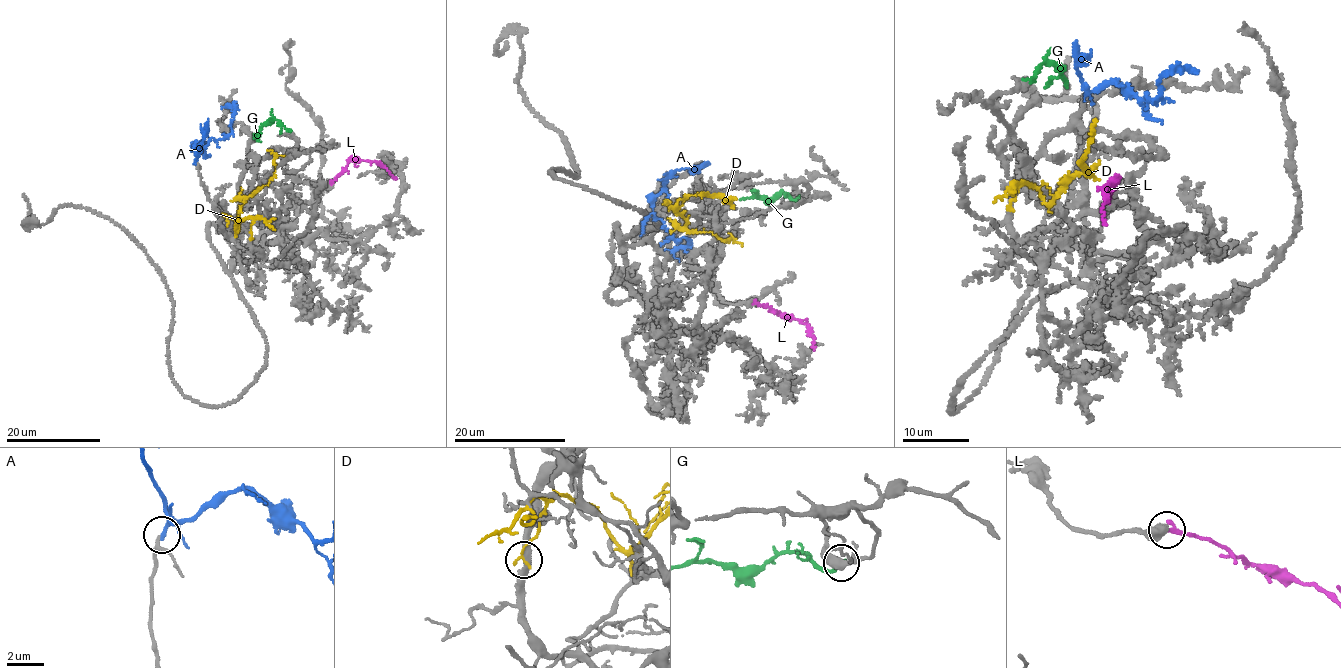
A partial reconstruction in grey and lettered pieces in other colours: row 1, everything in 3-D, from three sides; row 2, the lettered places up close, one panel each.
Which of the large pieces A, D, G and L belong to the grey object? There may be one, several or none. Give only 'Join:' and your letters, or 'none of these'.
Join: L

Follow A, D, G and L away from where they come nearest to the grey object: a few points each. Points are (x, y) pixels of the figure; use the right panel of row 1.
A: (1083, 98), (1112, 81), (1142, 100), (1147, 94), (1154, 101), (1159, 95), (1162, 76), (1180, 66), (1196, 72)
D: (1010, 205), (1020, 184), (1032, 184), (1047, 202), (1068, 178), (1085, 174), (1078, 163), (1085, 153), (1094, 118)
G: (1025, 80), (1034, 78), (1042, 65), (1047, 62), (1055, 65), (1060, 75), (1045, 87)
L: (1108, 201), (1115, 179), (1103, 190), (1106, 225)

